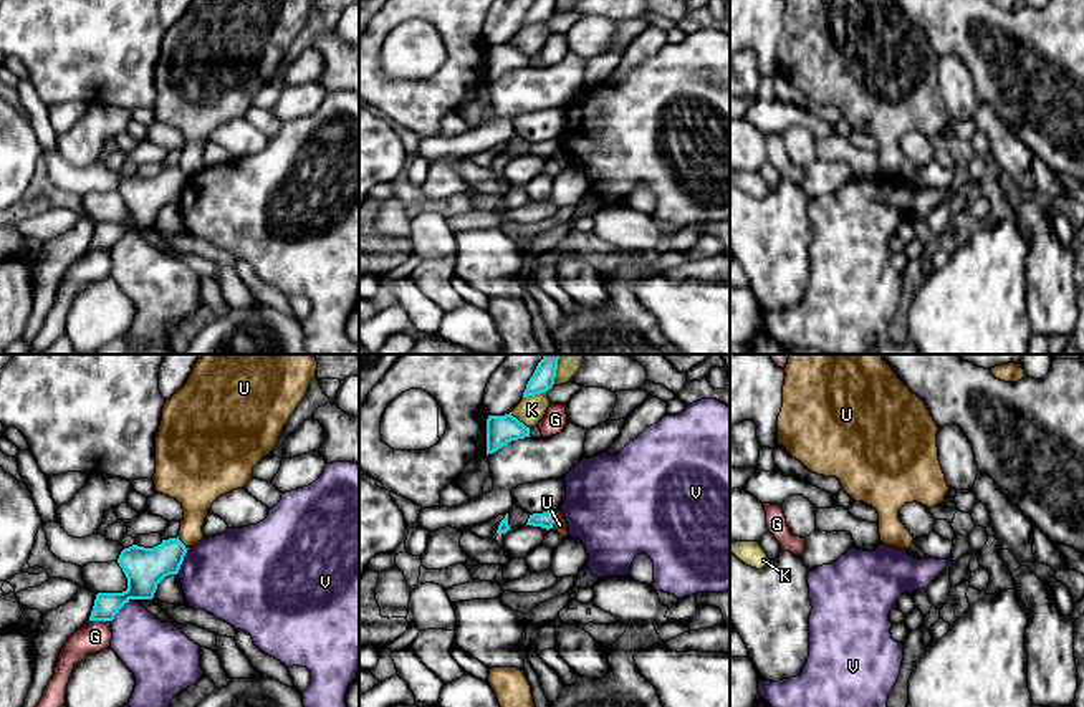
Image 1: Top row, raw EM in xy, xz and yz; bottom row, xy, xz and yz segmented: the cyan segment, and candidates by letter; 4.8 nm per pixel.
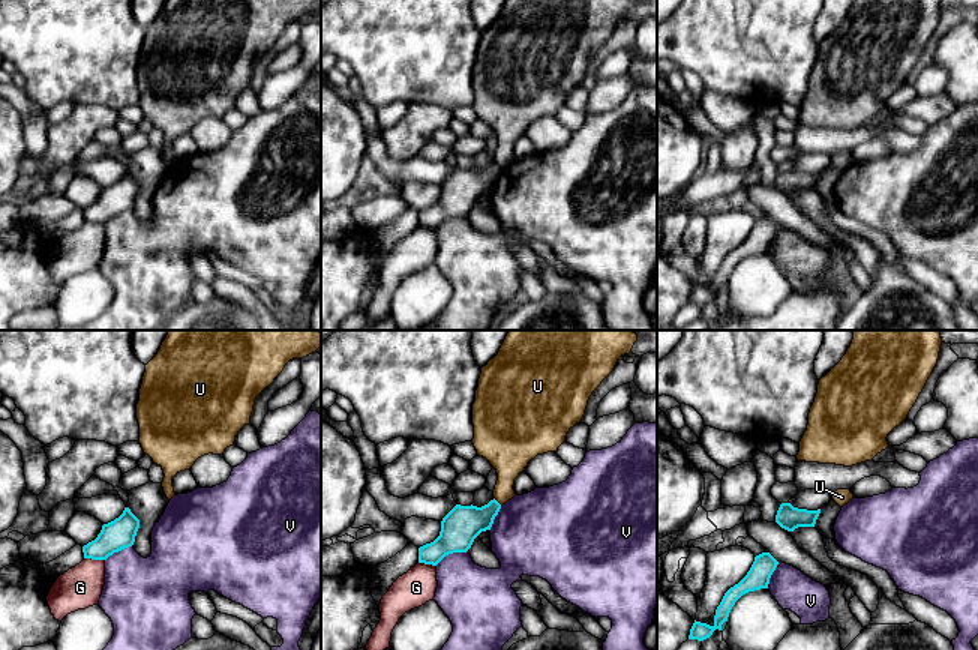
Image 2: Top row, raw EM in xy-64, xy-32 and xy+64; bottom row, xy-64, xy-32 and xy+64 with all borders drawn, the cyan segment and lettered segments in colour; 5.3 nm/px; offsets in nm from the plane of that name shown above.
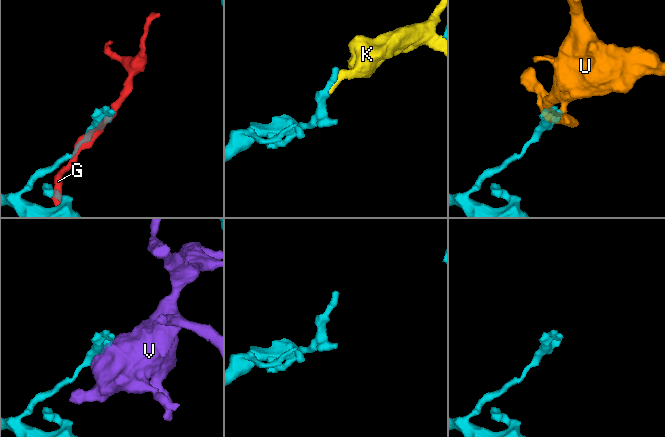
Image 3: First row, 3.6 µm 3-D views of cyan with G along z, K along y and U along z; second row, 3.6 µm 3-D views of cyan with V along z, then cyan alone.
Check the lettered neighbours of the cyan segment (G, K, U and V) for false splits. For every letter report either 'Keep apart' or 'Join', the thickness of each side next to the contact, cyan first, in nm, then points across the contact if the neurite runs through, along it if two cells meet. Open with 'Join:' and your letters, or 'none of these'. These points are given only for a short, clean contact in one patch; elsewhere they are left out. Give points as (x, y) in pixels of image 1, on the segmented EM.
Join: none of these
G: Keep apart. Thickness 130 nm (cyan) against 150 nm
K: Keep apart. Thickness 110 nm (cyan) against 140 nm
U: Keep apart. Thickness 80 nm (cyan) against 70 nm. Boundary: xz (556, 512), (551, 527)
V: Keep apart. Thickness 200 nm (cyan) against 420 nm

